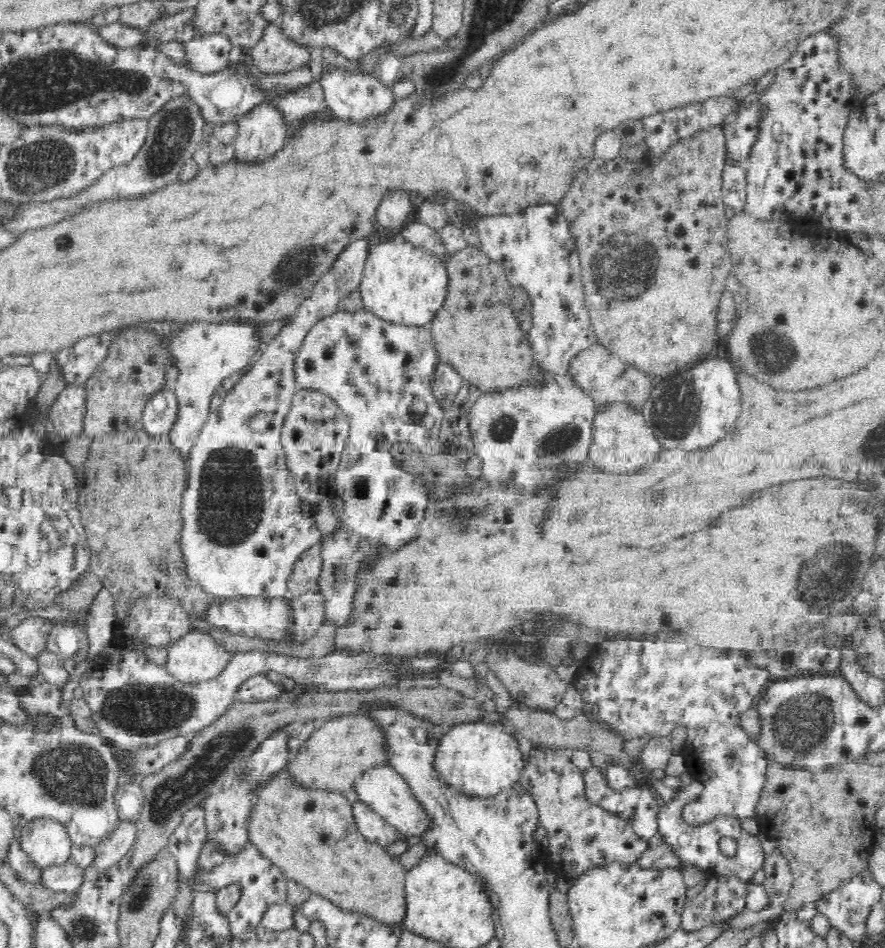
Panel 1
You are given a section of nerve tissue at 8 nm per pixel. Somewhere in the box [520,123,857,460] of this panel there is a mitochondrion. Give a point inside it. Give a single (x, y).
(629, 269)

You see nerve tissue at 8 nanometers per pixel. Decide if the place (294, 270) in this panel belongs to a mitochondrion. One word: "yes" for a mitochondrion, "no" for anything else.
yes

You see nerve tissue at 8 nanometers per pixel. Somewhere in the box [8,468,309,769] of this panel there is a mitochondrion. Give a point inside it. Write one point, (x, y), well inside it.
(141, 709)

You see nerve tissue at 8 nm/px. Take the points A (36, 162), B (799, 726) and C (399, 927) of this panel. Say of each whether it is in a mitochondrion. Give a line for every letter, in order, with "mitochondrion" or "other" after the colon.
A: mitochondrion
B: mitochondrion
C: other

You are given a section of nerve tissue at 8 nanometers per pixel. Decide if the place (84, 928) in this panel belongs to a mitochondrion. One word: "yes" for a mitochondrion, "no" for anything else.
yes

